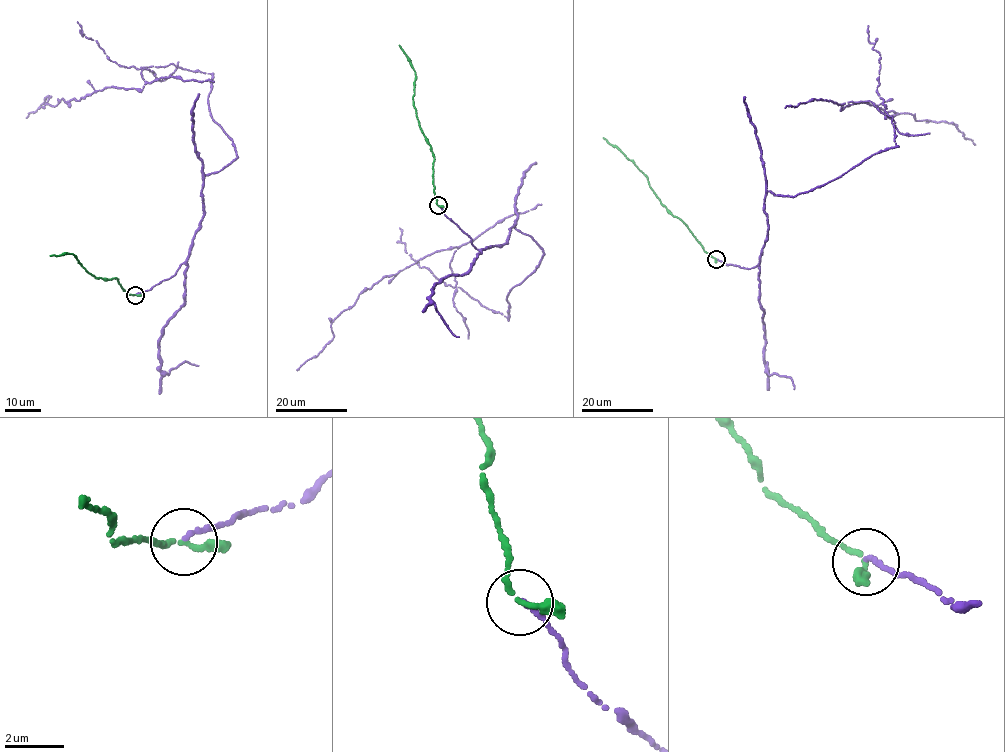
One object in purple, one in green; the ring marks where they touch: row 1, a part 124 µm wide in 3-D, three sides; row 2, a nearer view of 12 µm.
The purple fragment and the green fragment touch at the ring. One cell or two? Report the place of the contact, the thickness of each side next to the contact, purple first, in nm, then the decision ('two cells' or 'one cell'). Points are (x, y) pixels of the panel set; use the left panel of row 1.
place (135, 295); calibres 180 and 190 nm; one cell

